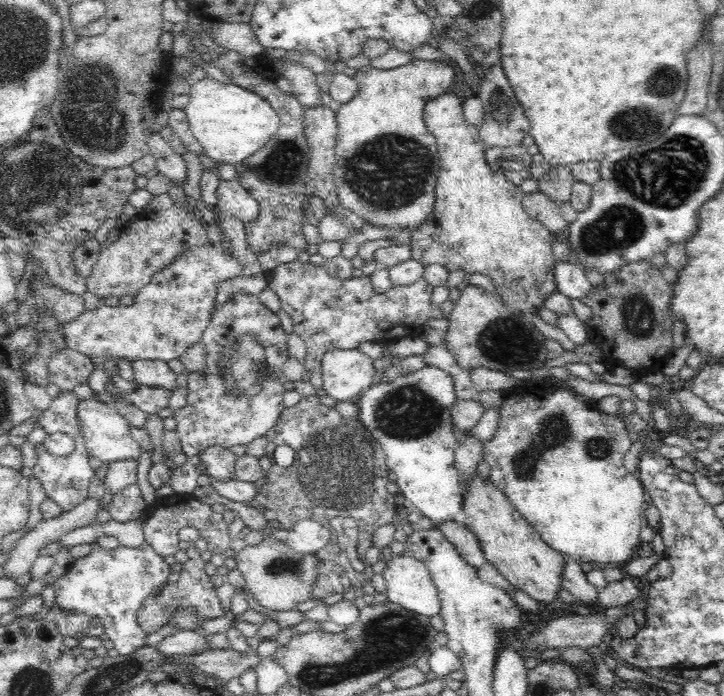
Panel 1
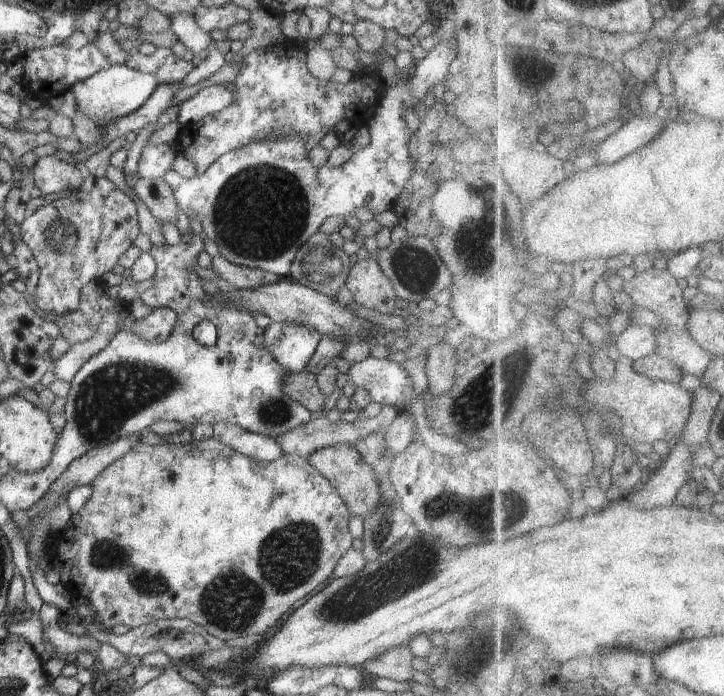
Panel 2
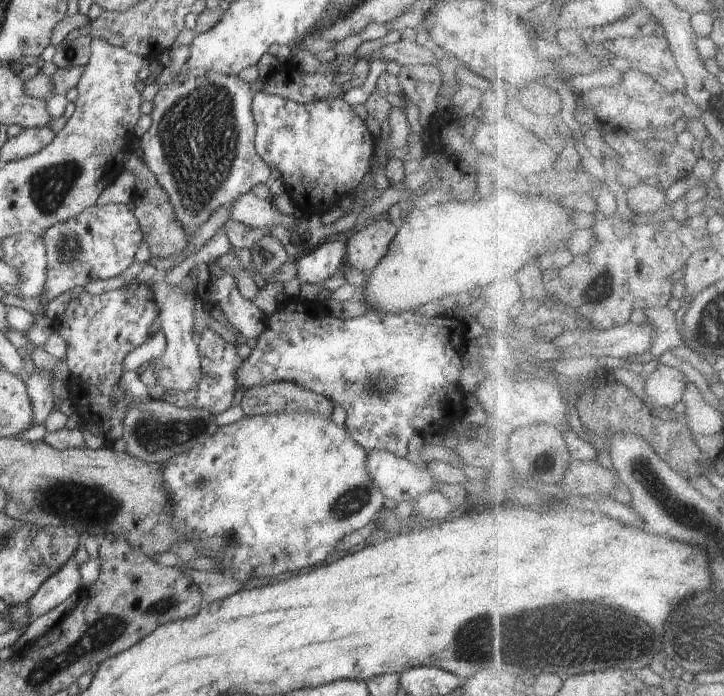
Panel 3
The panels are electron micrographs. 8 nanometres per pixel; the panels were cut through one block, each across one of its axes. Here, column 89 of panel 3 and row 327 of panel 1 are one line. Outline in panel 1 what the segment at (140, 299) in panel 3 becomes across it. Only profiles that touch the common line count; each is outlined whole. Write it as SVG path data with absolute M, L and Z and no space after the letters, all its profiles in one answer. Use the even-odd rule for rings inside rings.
M297 260L280 264L272 268L269 272L264 272L267 277L267 285L279 296L281 309L287 312L294 323L293 332L304 340L306 356L305 370L311 372L310 382L314 388L322 388L321 362L323 356L331 350L354 350L361 342L380 342L388 344L396 342L402 337L414 337L426 328L428 318L437 318L443 321L442 309L436 303L432 303L433 286L430 286L426 279L422 278L411 285L393 286L384 292L376 294L374 292L371 277L349 277L341 280L332 277L323 265L314 263L301 263Z

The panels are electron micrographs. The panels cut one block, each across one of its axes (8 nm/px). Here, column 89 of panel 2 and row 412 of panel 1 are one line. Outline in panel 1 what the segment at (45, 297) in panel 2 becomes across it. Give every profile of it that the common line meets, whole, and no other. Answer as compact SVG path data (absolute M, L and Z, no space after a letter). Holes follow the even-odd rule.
M239 292L235 295L232 295L227 301L224 301L224 304L221 305L220 308L218 308L213 313L212 320L210 320L208 328L206 328L202 339L199 341L202 345L204 345L207 352L207 359L204 368L198 370L198 372L192 372L192 374L188 375L186 405L174 411L174 417L176 420L175 431L180 437L182 452L186 454L186 461L182 464L182 466L172 469L170 473L168 484L175 490L176 494L188 493L190 496L199 486L197 480L200 474L196 472L196 466L198 466L198 463L200 462L199 454L206 447L220 446L222 448L229 449L230 447L235 447L236 445L246 446L247 444L250 444L252 440L256 440L256 438L259 436L265 436L266 432L271 430L276 422L278 422L280 414L282 414L286 408L284 403L282 403L286 389L284 389L283 384L280 382L280 378L283 376L283 364L286 362L286 360L288 360L288 357L290 357L290 354L288 353L288 346L286 345L286 336L288 336L288 334L284 332L284 328L282 328L282 324L276 313L268 309L264 304L262 304L262 302L260 302L258 297L252 293Z

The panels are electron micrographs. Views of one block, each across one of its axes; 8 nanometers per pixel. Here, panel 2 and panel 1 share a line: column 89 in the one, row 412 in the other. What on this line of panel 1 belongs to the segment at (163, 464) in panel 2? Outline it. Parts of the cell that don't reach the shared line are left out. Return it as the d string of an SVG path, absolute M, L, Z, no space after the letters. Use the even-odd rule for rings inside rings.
M428 345L427 351L421 356L425 366L433 366L440 368L452 375L454 379L454 391L456 391L456 399L470 399L480 401L484 405L484 410L498 407L500 413L500 420L498 420L498 428L494 436L490 440L484 442L484 450L482 450L483 459L491 466L489 479L502 490L512 506L525 518L528 523L536 529L536 532L542 537L542 541L548 544L548 547L562 553L562 555L569 555L574 561L584 565L585 567L603 567L603 566L617 566L618 564L630 563L638 556L638 548L641 546L640 532L642 524L642 504L644 504L645 488L642 481L639 480L637 473L629 473L624 467L624 455L632 441L628 437L626 430L625 418L620 413L611 415L597 409L597 401L590 399L587 396L582 396L576 392L571 386L568 388L554 388L550 382L542 382L539 384L526 384L502 391L476 391L474 389L474 382L472 382L470 372L460 368L455 361L453 354L446 348L437 345Z

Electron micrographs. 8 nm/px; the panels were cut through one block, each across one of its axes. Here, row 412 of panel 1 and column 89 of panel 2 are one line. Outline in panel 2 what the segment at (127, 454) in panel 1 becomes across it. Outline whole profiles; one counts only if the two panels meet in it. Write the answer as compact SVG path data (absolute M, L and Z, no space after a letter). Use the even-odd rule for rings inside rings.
M125 64L114 65L110 68L98 71L86 80L71 86L68 91L72 92L77 101L77 112L95 123L102 120L104 123L112 123L123 116L134 112L158 87L157 78L154 75L143 73Z

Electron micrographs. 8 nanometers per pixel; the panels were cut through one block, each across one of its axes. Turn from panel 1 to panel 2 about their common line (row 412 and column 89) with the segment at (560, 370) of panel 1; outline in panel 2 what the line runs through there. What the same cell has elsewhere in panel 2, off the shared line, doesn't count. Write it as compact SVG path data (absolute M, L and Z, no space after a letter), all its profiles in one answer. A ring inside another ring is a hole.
M50 622L43 630L46 642L53 648L51 658L72 659L74 655L83 651L91 652L95 655L101 647L101 642L94 637L76 636L64 631L54 622Z

